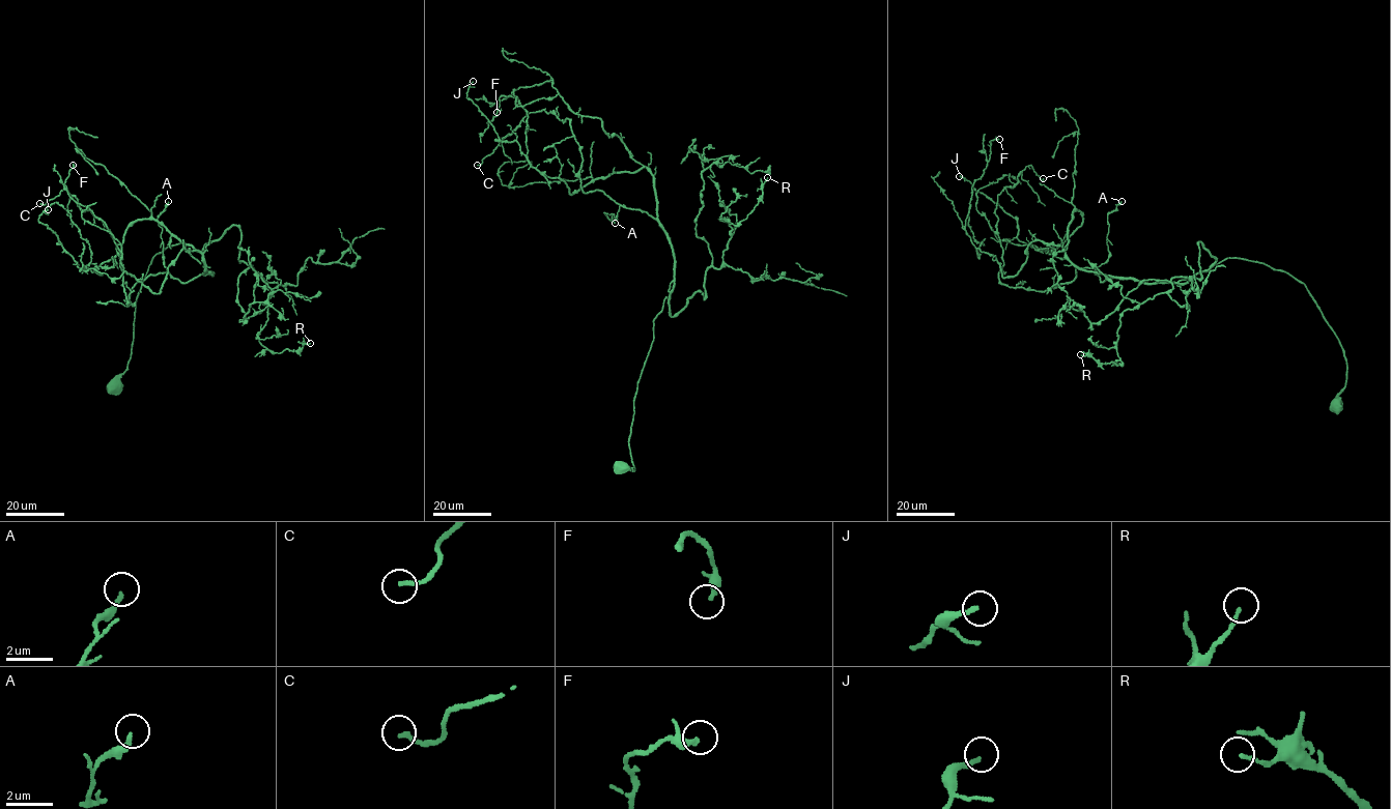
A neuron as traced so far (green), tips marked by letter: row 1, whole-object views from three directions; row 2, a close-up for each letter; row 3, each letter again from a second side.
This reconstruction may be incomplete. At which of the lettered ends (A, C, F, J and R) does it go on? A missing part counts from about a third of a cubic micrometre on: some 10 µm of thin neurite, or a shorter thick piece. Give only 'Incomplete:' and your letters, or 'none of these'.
Incomplete: none of these

